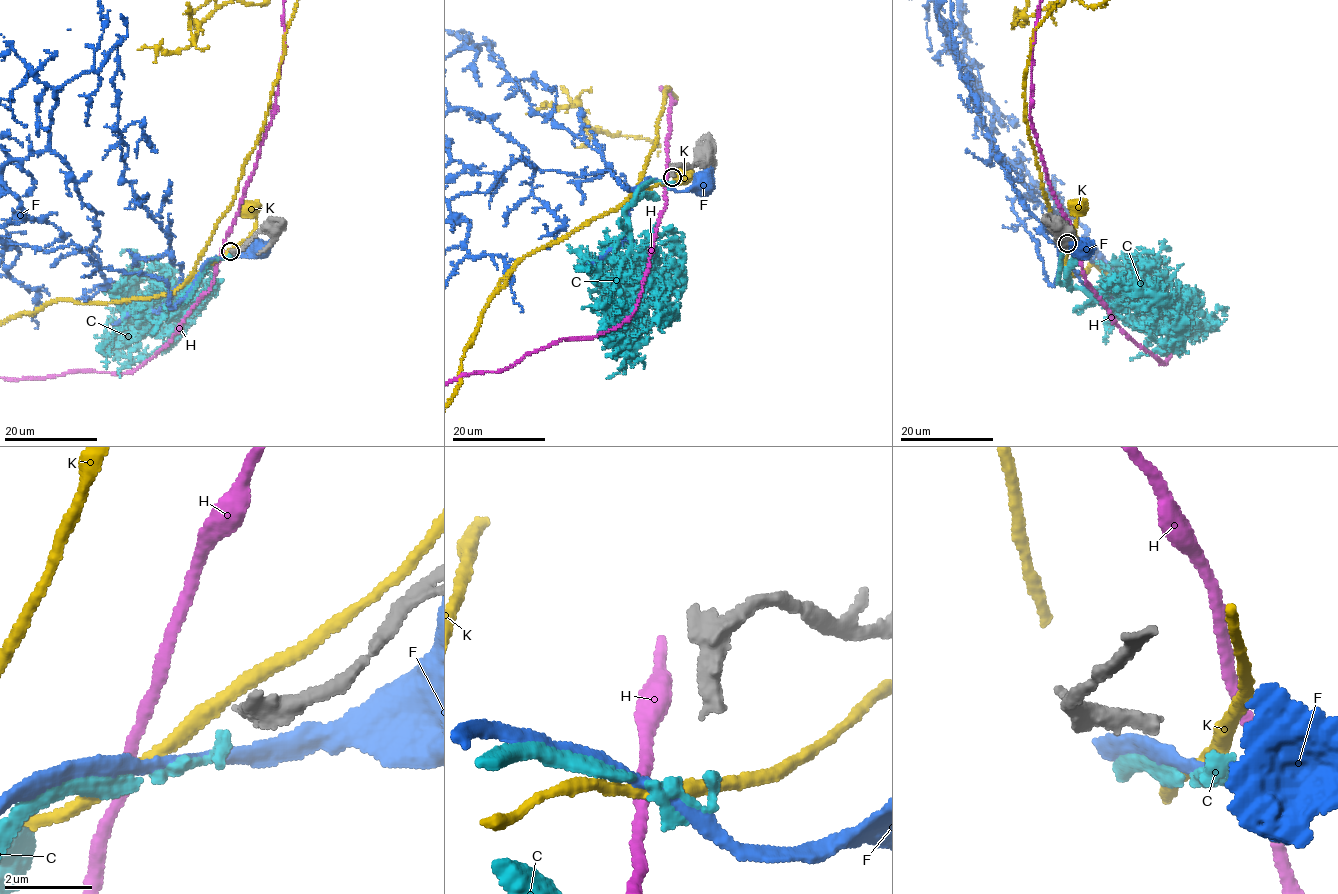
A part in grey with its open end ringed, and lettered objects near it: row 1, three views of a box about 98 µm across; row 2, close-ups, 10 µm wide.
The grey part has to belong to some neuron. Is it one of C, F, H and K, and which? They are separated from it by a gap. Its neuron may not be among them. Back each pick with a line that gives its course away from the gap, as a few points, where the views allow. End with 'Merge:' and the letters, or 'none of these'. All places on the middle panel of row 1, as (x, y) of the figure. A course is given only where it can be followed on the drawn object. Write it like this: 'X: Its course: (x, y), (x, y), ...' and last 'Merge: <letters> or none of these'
C: Its course: (672, 182), (640, 187), (626, 210), (632, 273), (663, 288), (650, 328), (639, 327), (611, 293)
Merge: C

